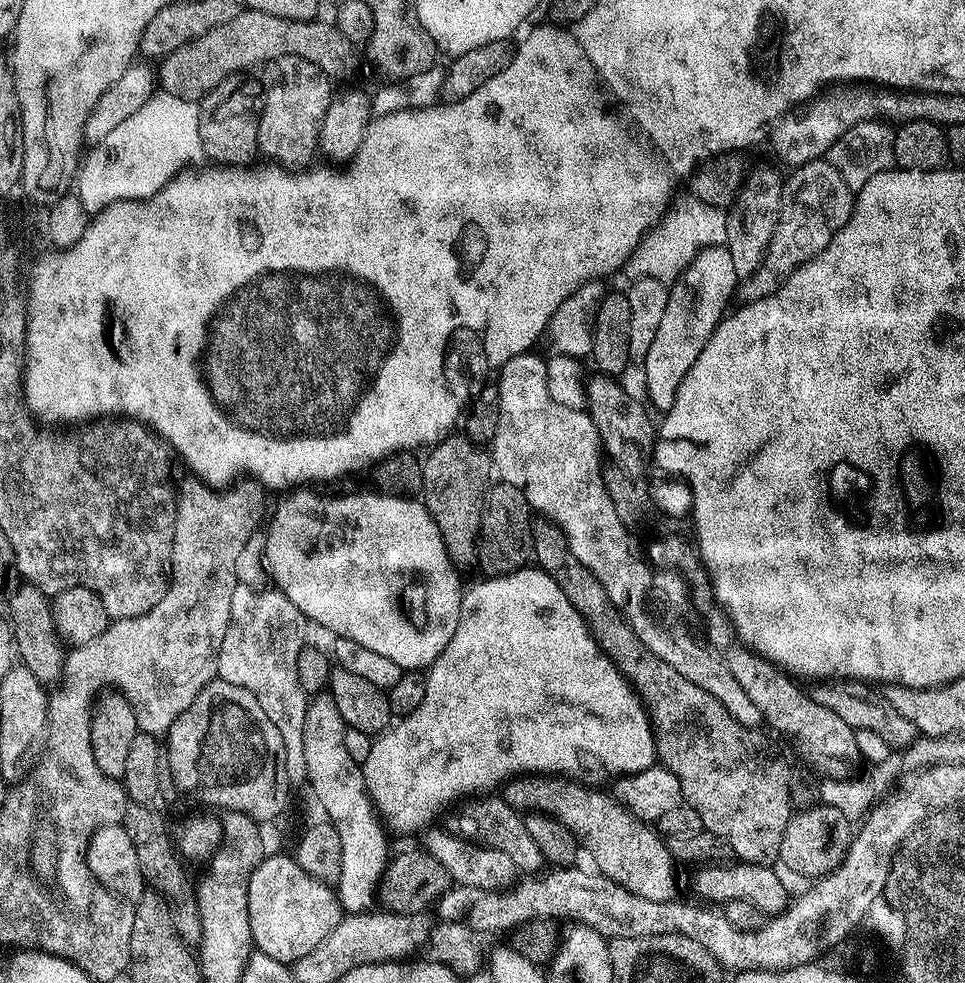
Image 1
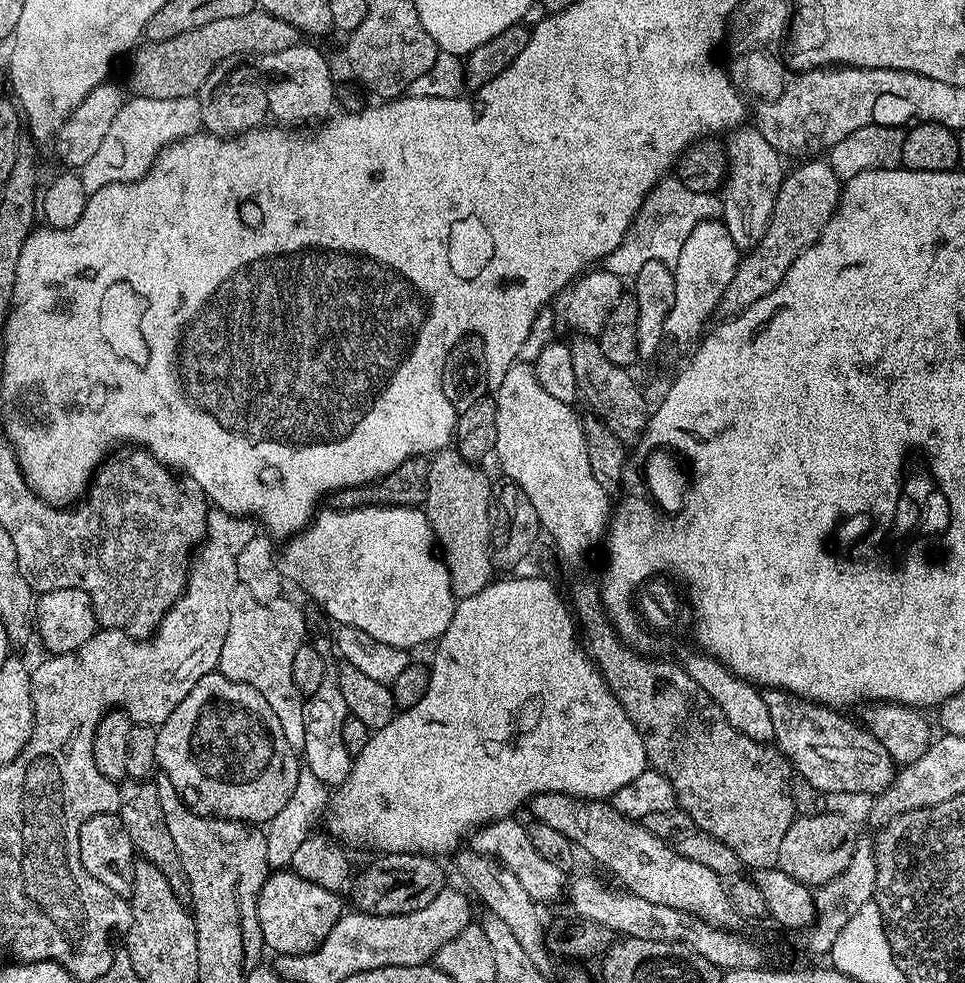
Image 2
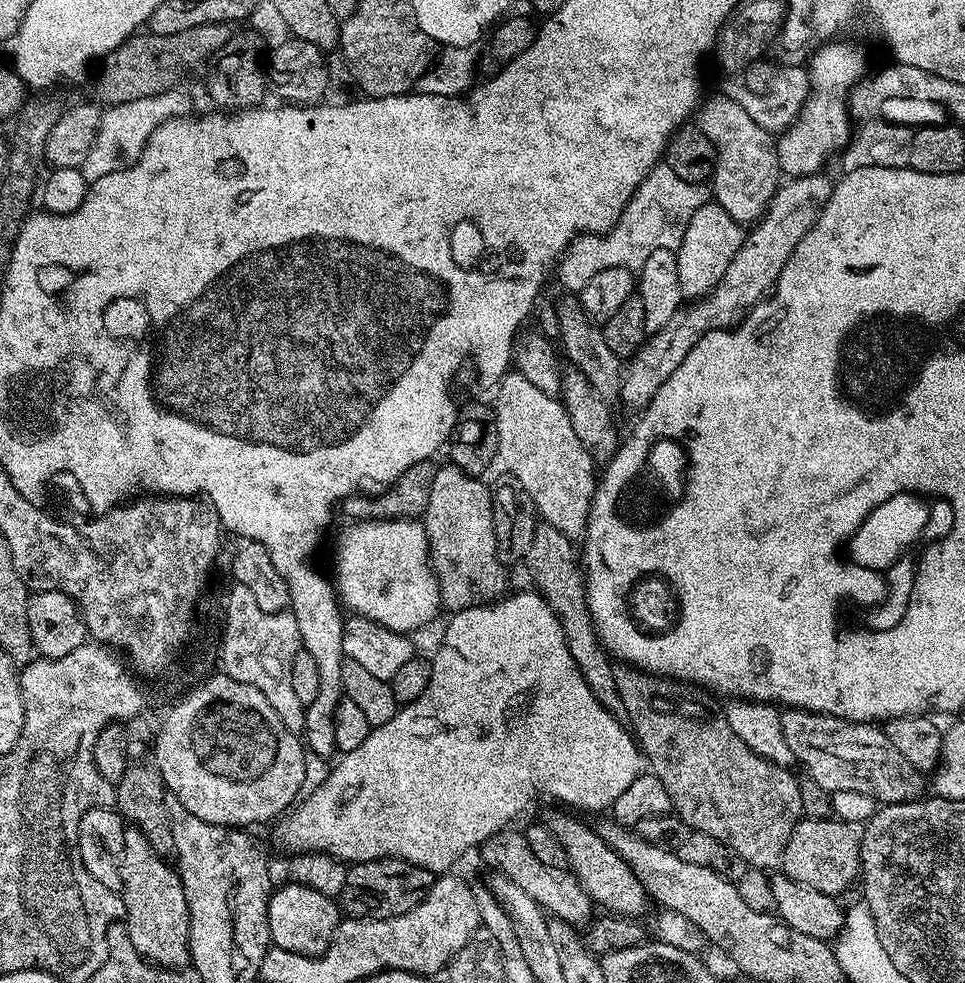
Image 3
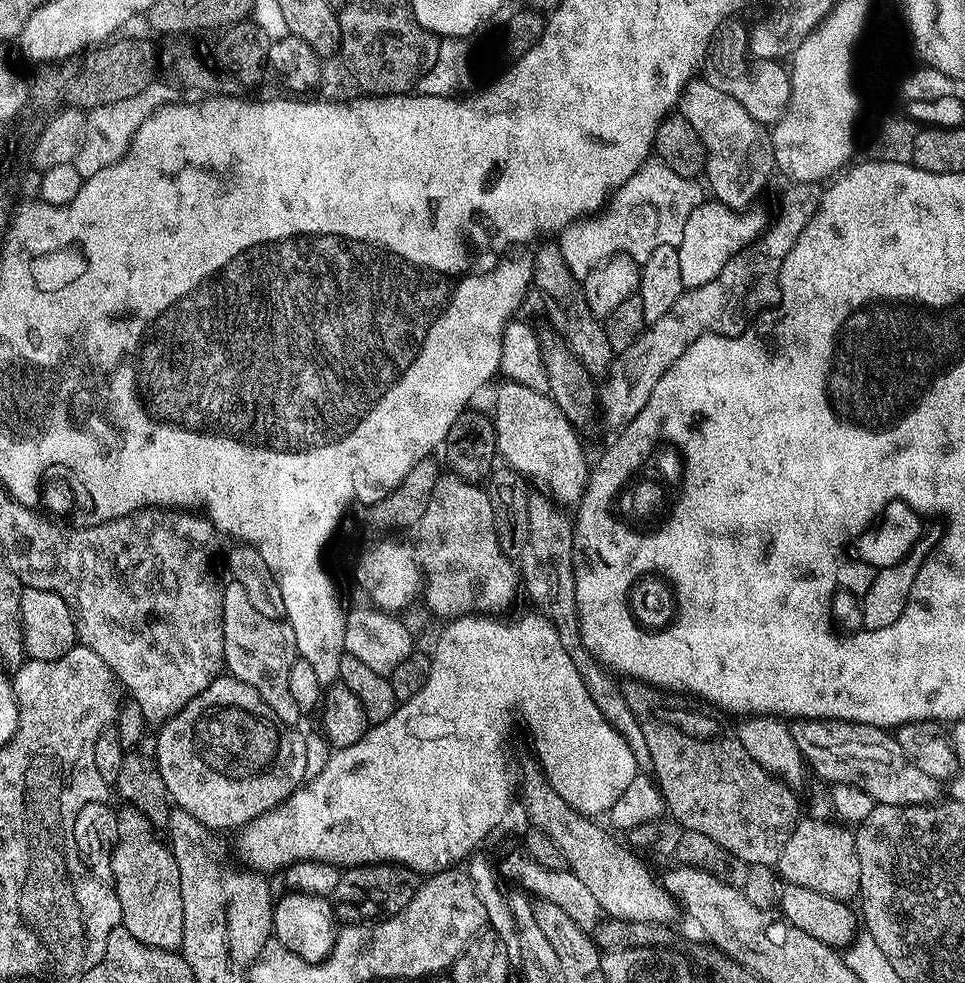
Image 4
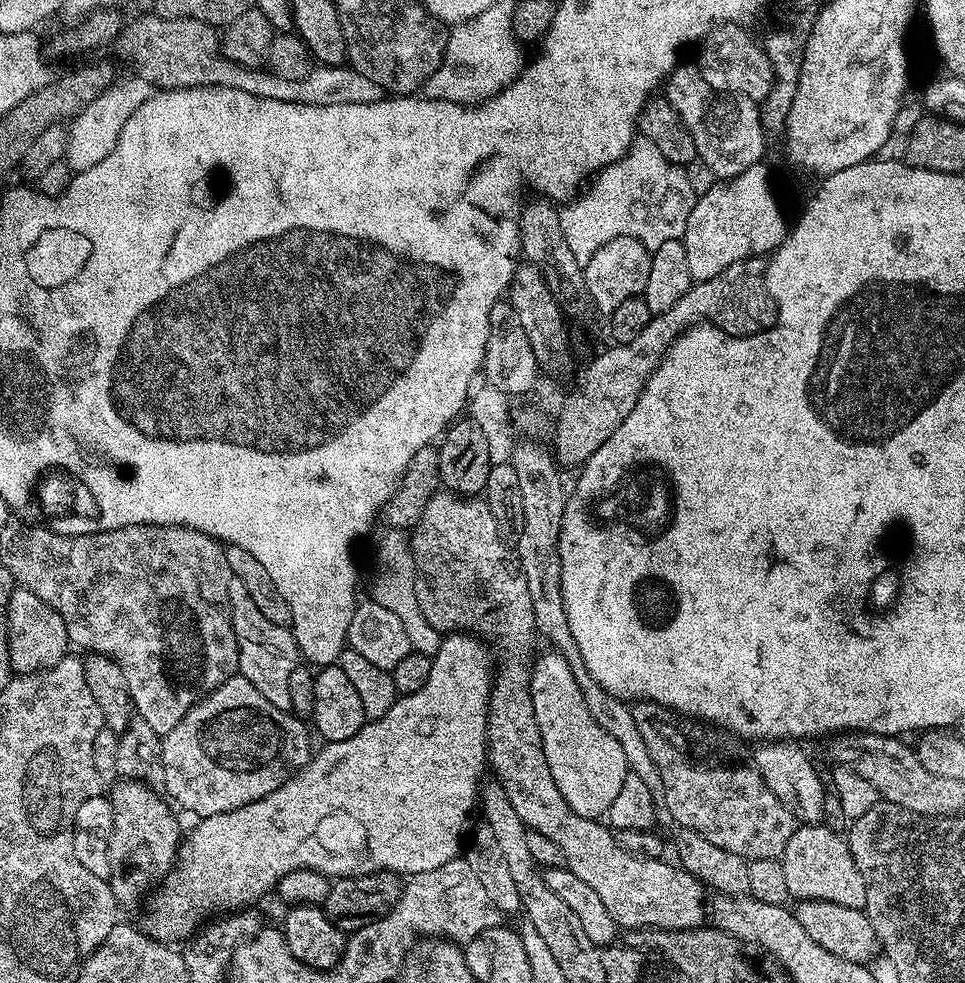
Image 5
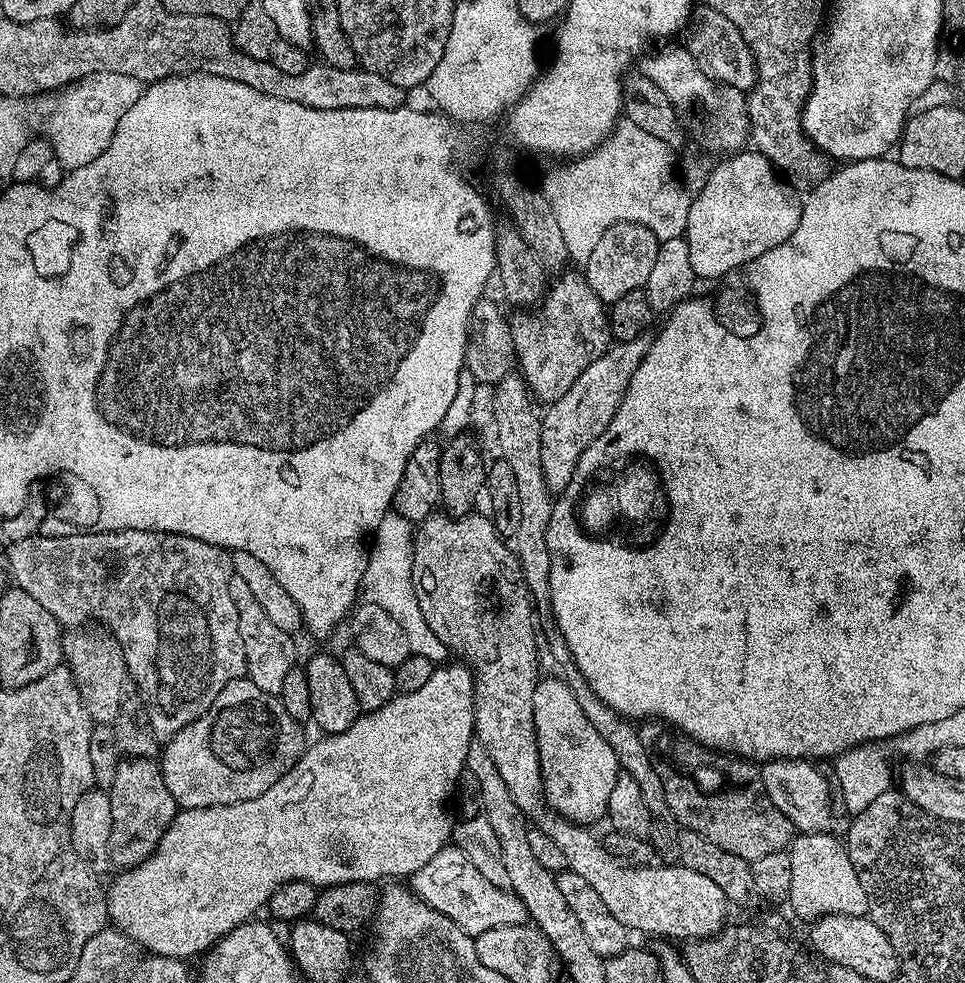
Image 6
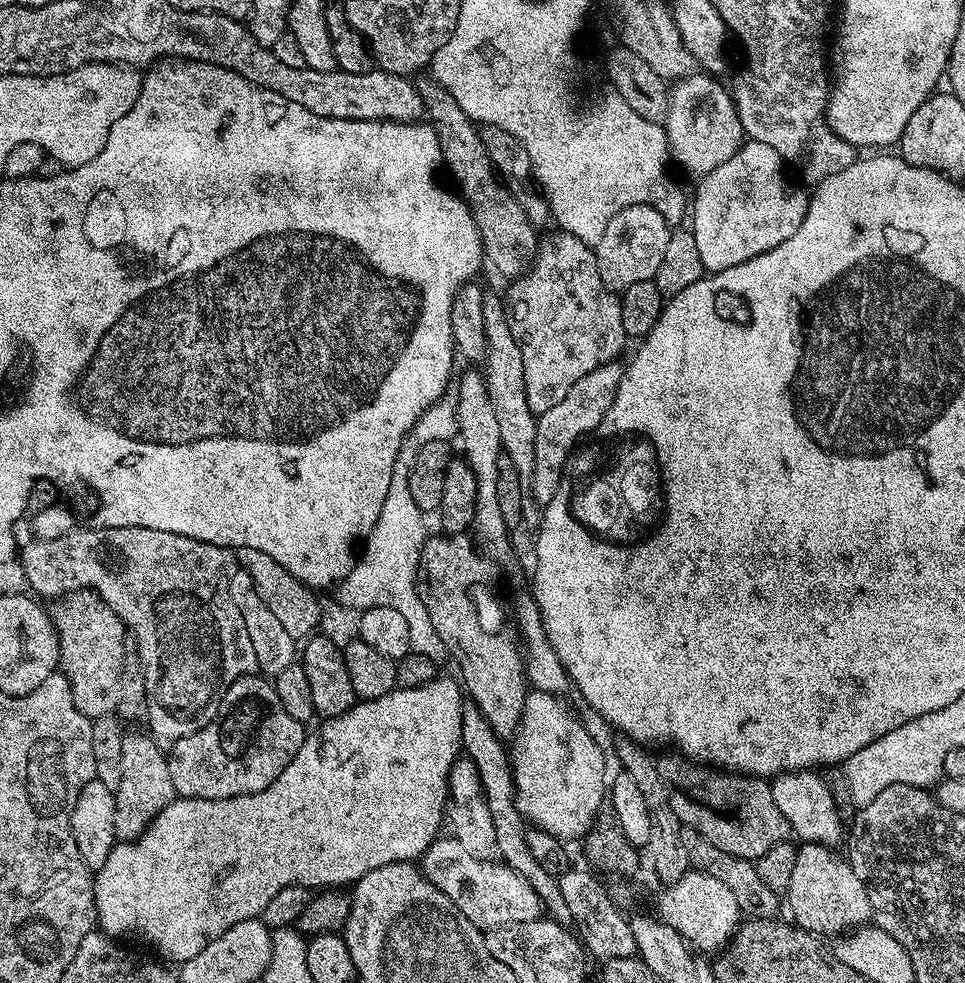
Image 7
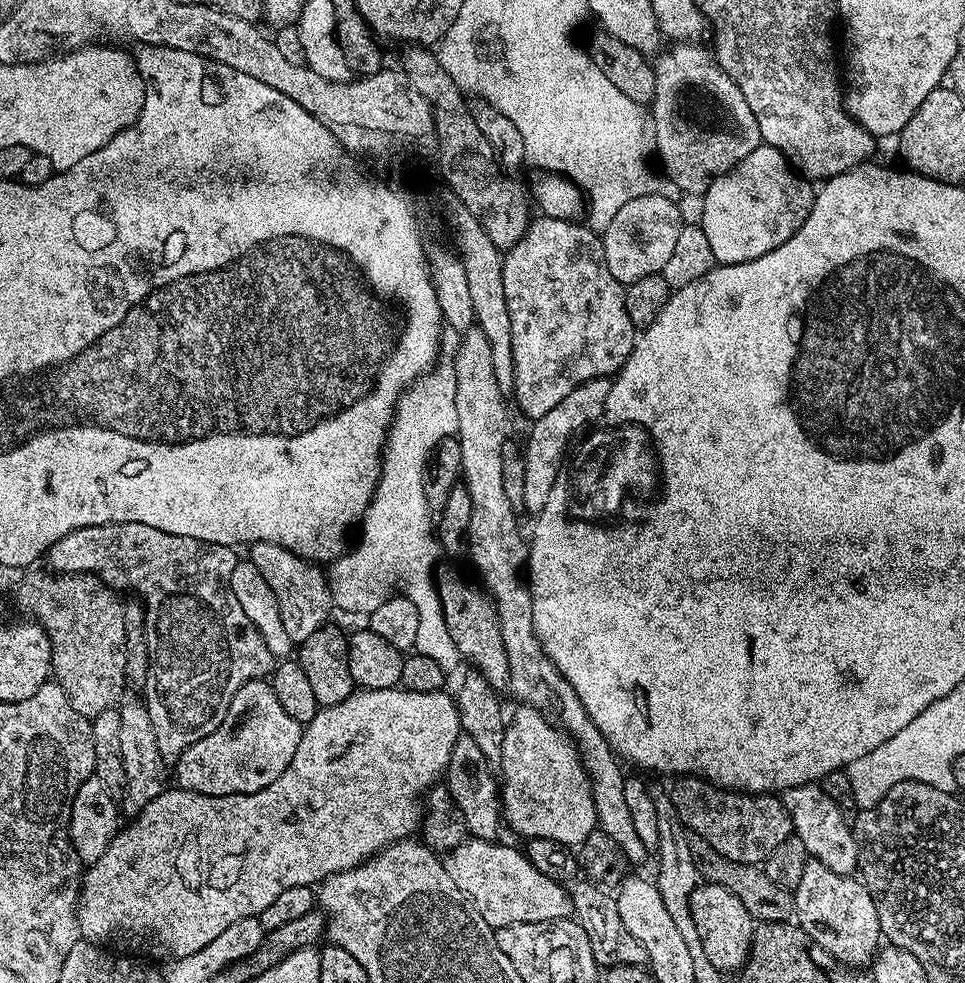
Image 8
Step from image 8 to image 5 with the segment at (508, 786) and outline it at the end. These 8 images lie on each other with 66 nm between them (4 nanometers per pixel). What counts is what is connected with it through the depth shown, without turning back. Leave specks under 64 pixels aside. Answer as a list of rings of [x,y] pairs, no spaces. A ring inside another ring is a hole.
[[[545,651],[545,656],[537,655],[532,670],[532,701],[534,714],[538,718],[538,730],[542,734],[546,762],[550,766],[550,774],[554,774],[554,786],[566,798],[566,806],[574,810],[574,814],[582,814],[595,820],[607,817],[610,802],[614,802],[622,782],[629,776],[626,754],[622,754],[622,746],[594,722],[594,714],[586,707],[586,698],[582,698],[582,690],[578,690],[578,682],[574,682],[574,674],[570,674],[570,666],[560,652]]]

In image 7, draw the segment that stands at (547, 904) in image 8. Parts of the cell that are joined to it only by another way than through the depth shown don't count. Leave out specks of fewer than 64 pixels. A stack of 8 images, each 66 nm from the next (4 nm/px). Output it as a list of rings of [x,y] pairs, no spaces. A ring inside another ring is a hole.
[[[441,835],[430,845],[422,857],[422,871],[428,881],[456,903],[465,918],[482,930],[541,919],[540,899],[526,878],[503,863],[480,860],[451,835]]]

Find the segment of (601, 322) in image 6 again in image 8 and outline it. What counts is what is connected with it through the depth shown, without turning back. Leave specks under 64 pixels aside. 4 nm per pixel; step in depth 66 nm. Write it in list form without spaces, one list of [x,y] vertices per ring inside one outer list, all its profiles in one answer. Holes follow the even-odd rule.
[[[541,215],[540,220],[533,219],[528,228],[522,234],[522,238],[514,247],[507,249],[502,256],[502,294],[506,300],[508,321],[510,322],[510,338],[512,339],[512,365],[514,366],[514,386],[511,395],[516,396],[516,404],[529,416],[529,421],[534,422],[542,414],[554,410],[566,394],[570,394],[580,384],[591,380],[602,380],[615,377],[620,367],[630,358],[638,339],[638,330],[630,322],[630,314],[626,314],[626,298],[624,297],[625,285],[610,274],[610,266],[606,266],[604,257],[604,242],[597,233],[583,223],[576,224],[572,220],[559,220],[553,216]]]

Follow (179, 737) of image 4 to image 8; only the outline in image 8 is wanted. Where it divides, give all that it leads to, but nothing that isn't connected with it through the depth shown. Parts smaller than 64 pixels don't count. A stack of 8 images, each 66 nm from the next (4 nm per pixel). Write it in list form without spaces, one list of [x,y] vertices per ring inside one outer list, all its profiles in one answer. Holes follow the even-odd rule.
[[[267,679],[246,682],[234,694],[226,718],[206,738],[194,742],[175,761],[176,780],[187,792],[207,796],[250,794],[270,786],[290,766],[304,729],[282,706]]]

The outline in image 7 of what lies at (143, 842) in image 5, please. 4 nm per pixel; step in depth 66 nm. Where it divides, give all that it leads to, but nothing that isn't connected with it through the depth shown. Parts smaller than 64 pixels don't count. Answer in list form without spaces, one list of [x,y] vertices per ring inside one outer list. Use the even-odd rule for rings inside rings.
[[[140,730],[125,731],[122,738],[122,782],[118,782],[114,830],[120,842],[137,840],[170,801],[177,799],[165,749]]]

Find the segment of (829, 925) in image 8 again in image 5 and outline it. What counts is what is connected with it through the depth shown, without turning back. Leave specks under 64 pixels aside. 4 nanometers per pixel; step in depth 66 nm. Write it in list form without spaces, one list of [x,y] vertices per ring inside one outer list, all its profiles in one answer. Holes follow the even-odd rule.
[[[823,822],[800,824],[790,834],[786,850],[778,857],[782,875],[786,877],[786,890],[793,901],[817,900],[838,902],[838,906],[863,908],[866,902],[866,882],[854,866],[847,839]]]

